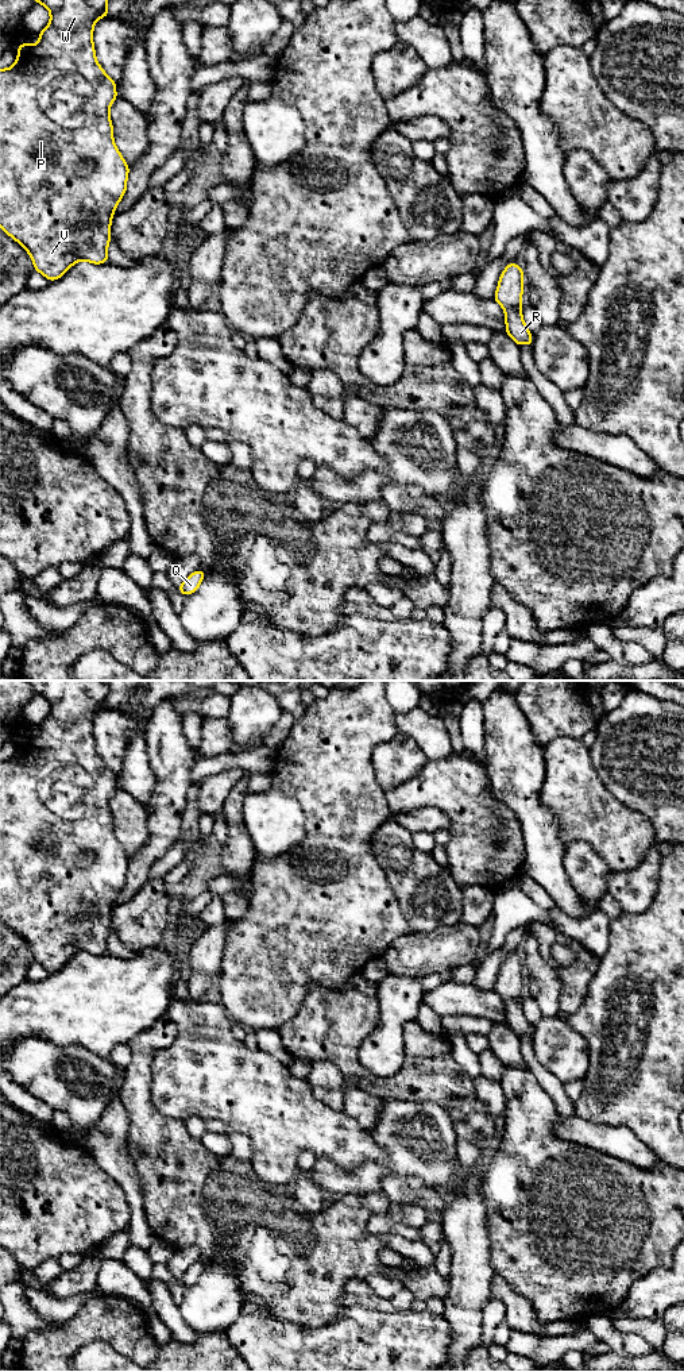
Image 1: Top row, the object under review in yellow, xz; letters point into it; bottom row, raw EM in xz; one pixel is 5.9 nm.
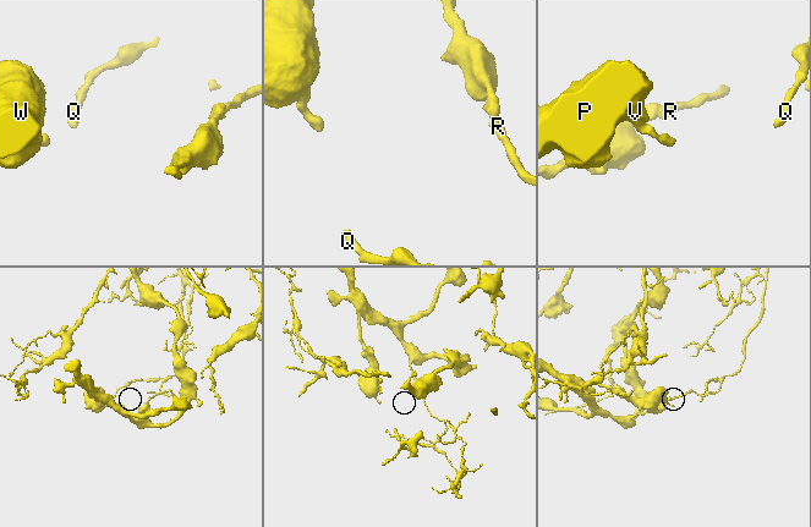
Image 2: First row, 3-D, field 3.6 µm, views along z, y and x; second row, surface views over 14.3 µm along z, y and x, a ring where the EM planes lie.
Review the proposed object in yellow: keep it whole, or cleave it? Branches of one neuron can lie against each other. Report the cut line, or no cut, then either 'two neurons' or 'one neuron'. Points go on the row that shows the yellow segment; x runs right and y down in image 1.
xz (521, 307), (505, 311) | two neurons

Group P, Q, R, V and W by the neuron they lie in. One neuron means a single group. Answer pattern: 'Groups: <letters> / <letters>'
Groups: P V W / Q R

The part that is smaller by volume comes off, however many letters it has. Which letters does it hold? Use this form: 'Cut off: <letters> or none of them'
Cut off: Q, R

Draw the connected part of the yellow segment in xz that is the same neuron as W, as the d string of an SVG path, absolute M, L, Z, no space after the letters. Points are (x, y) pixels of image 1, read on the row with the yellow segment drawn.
M34 0L50 12L50 23L39 32L35 45L20 43L16 62L8 69L0 69L0 227L15 239L31 257L34 270L49 281L61 278L74 263L86 261L94 265L108 262L111 223L115 208L127 190L130 166L113 140L113 126L109 116L111 104L117 99L116 82L103 70L96 59L93 27L103 16L111 16L108 0Z

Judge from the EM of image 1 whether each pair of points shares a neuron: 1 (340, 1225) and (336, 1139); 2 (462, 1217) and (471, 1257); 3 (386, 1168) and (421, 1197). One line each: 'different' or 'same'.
1: different
2: same
3: different

